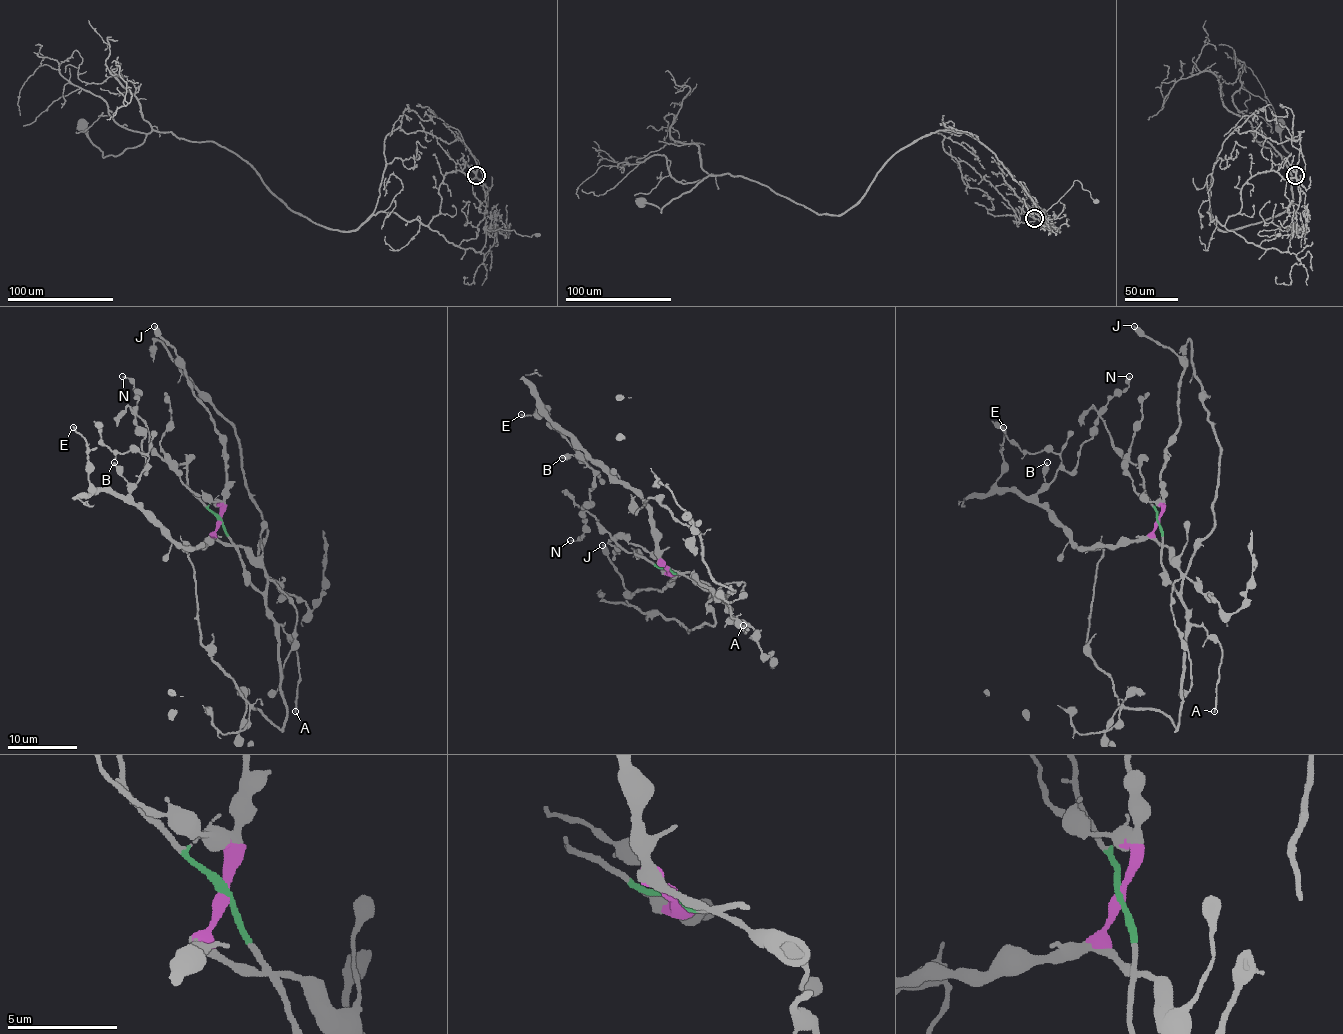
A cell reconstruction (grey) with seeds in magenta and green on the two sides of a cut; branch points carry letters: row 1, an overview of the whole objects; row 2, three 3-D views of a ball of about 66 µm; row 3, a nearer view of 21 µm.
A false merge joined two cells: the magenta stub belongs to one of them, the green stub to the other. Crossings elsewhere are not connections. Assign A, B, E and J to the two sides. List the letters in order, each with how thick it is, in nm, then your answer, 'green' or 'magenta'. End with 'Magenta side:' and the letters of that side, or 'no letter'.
A: 190 nm | green
B: 240 nm | magenta
E: 190 nm | magenta
J: 380 nm | magenta
Magenta side: B, E, J

